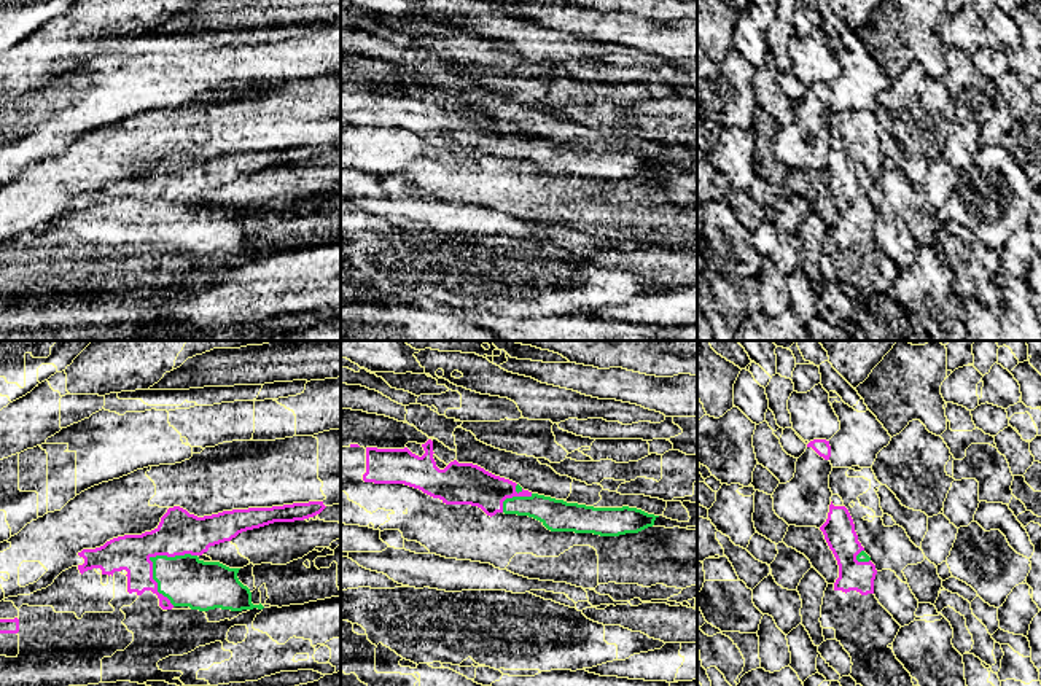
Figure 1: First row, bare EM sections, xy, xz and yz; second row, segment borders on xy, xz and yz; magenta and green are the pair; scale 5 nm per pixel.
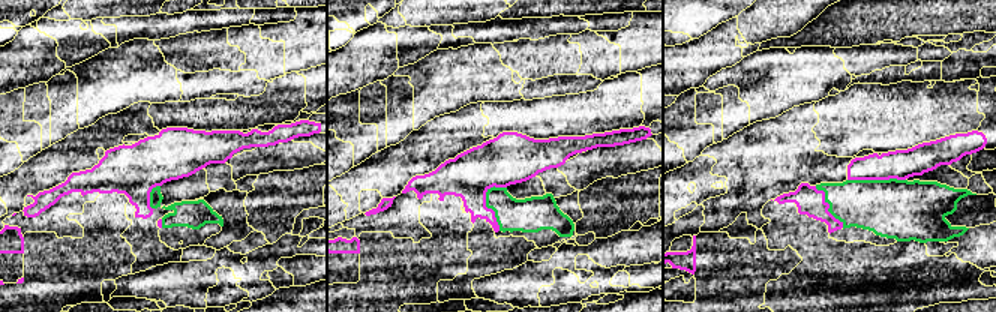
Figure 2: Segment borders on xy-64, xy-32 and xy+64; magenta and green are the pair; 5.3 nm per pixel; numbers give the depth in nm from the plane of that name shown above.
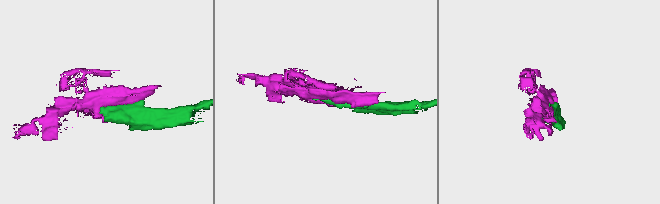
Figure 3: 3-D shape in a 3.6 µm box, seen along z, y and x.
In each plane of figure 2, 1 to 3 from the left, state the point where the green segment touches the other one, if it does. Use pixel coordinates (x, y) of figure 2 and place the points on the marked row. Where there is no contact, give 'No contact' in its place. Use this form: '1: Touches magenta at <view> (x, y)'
1: Touches magenta at xy-64 (149, 195)
2: Touches magenta at xy-32 (489, 209)
3: Touches magenta at xy+64 (876, 179)

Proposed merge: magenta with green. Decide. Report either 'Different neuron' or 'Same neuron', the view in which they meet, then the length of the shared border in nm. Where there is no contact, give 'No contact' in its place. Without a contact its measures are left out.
Same neuron. Touches magenta in xy. Shared border 300 nm

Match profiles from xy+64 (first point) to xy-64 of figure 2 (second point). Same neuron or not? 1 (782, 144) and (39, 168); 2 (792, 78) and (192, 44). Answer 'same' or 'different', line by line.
1: same
2: same

